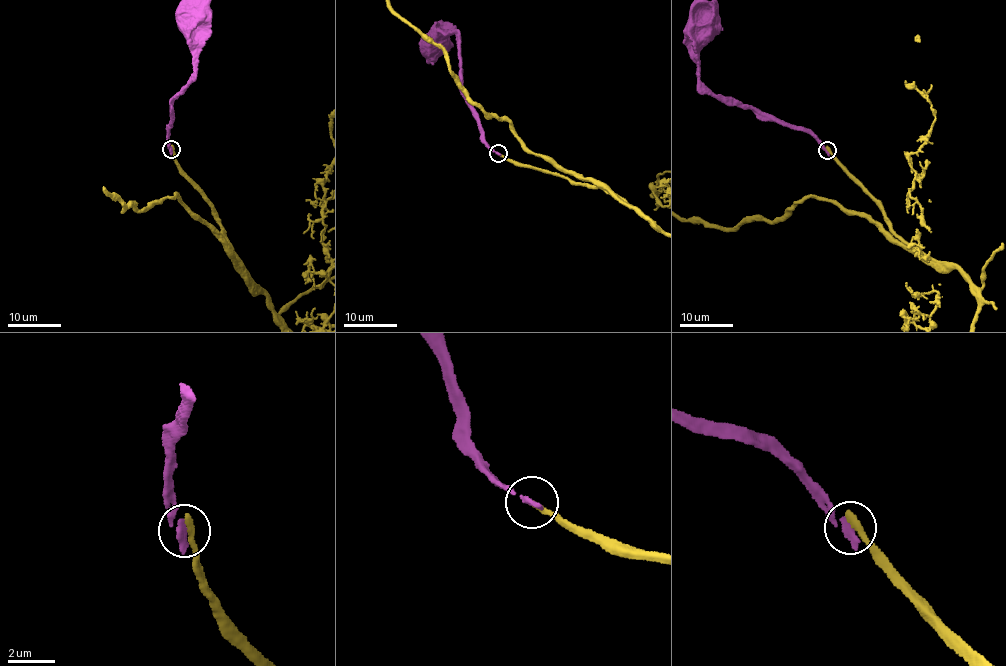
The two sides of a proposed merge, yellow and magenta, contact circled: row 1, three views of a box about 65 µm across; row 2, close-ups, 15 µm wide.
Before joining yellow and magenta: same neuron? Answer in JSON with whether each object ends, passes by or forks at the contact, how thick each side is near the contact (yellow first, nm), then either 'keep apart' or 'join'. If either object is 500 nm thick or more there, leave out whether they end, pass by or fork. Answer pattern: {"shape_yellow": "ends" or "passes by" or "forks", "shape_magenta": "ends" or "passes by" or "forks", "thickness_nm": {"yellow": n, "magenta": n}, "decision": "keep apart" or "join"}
{"shape_yellow": "ends", "shape_magenta": "ends", "thickness_nm": {"yellow": 320, "magenta": 340}, "decision": "keep apart"}

